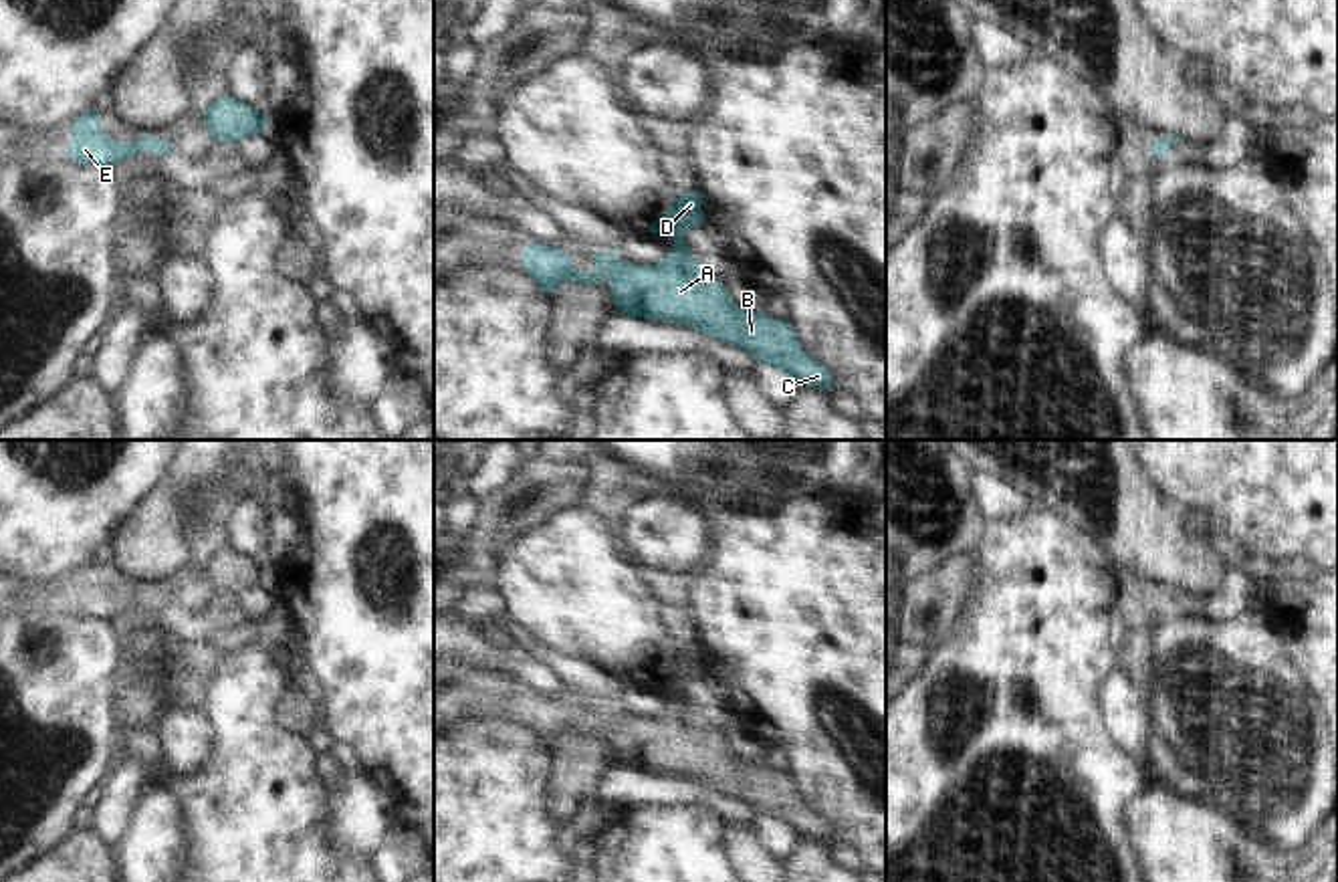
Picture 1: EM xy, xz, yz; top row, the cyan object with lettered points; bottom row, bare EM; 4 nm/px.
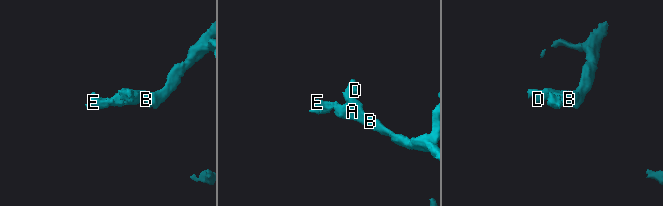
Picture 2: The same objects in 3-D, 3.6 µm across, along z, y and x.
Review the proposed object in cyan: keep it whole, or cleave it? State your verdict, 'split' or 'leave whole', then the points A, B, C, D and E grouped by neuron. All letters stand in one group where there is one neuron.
leave whole; groups A B C D E

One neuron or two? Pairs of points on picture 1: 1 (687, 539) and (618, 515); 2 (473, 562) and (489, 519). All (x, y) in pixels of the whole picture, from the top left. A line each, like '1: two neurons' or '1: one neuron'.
1: one neuron
2: one neuron

